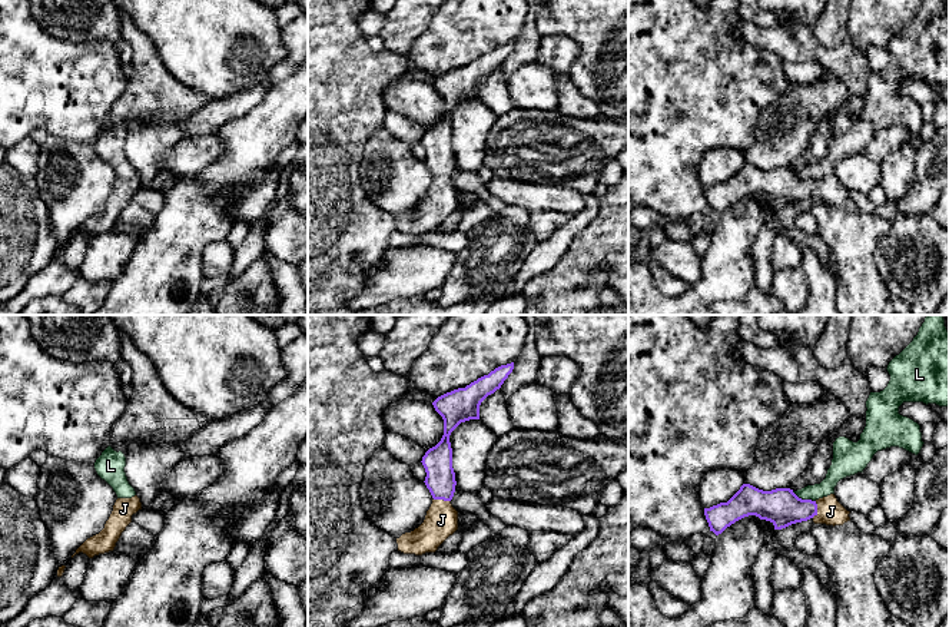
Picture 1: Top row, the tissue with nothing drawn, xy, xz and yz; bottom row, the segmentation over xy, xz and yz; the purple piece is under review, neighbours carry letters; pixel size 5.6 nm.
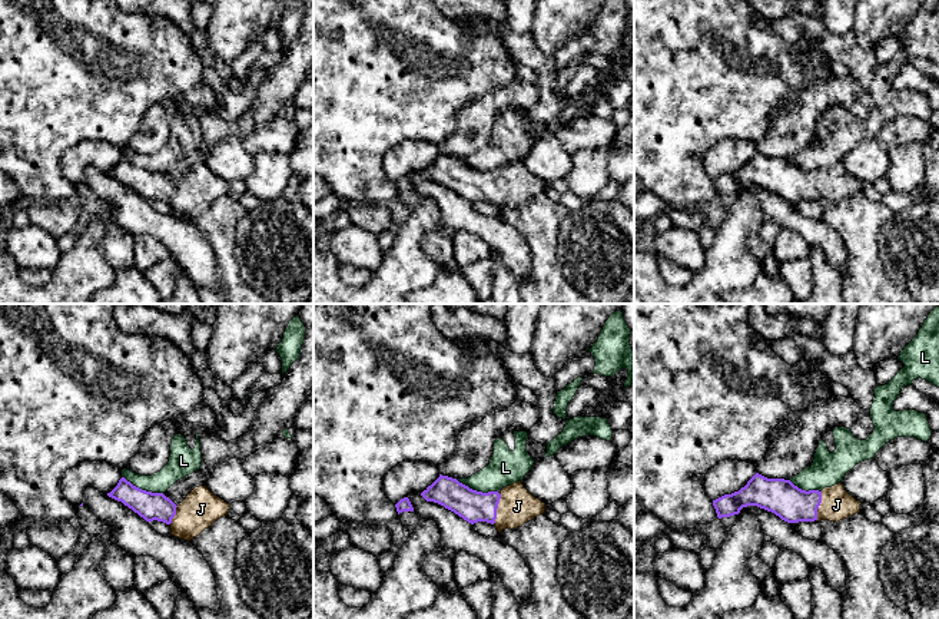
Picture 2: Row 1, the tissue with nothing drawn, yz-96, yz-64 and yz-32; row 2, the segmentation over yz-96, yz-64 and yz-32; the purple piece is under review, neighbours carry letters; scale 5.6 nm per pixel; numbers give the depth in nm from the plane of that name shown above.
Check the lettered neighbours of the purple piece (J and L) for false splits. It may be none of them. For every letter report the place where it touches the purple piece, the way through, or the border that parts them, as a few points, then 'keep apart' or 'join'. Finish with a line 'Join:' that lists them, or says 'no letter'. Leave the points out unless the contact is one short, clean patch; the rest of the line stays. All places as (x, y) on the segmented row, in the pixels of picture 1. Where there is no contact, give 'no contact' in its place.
J: yz (816, 510) | across yz (782, 507), (816, 510), (830, 511) | join
L: yz (803, 500) | along yz (792, 491), (802, 498), (815, 501) | keep apart
Join: J

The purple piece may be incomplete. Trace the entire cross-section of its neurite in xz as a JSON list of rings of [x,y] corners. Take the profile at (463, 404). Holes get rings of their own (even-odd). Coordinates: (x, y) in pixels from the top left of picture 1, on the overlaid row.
[[[514,362],[501,365],[465,388],[447,392],[432,402],[444,419],[444,435],[425,452],[421,462],[427,472],[424,482],[434,500],[424,522],[396,538],[398,551],[415,555],[435,553],[458,530],[458,511],[451,504],[457,481],[449,435],[461,422],[480,419],[481,402],[501,388],[512,369]]]

